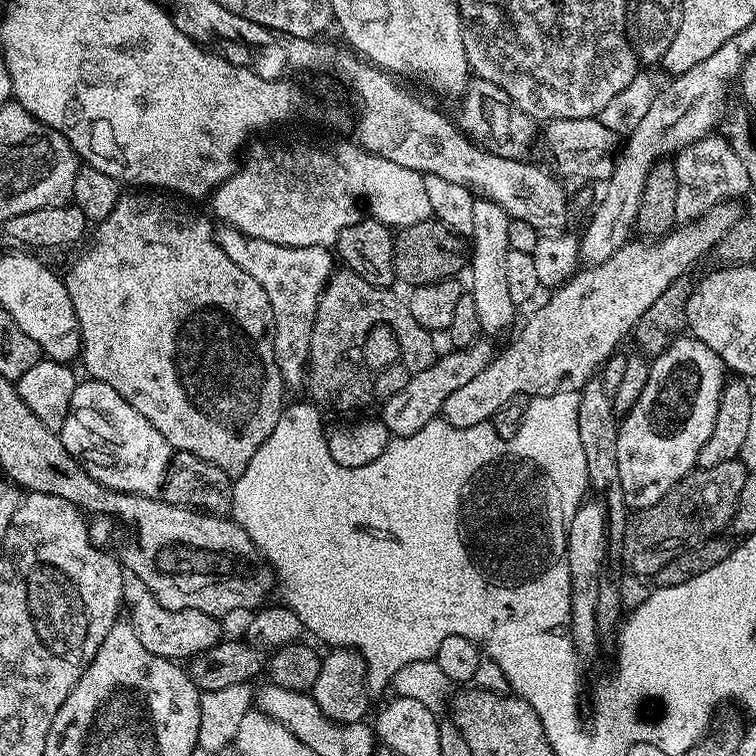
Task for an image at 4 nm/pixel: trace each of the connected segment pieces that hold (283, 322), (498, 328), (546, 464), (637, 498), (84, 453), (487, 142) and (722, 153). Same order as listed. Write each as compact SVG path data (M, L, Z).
M231 226L221 227L216 232L216 241L226 250L233 262L238 262L270 298L270 306L276 319L276 361L285 385L289 389L303 389L306 384L310 334L316 317L316 307L328 279L334 271L334 256L328 248L306 246L282 246L278 242L266 242L262 238L248 236Z
M477 198L474 202L474 230L470 237L470 268L472 264L470 294L474 298L474 306L478 306L478 322L481 333L487 334L489 337L506 331L518 312L518 306L510 298L510 290L506 287L509 219L506 210L502 210L502 206L498 206L498 202L483 198Z
M559 390L552 395L531 397L525 405L522 426L519 427L518 433L509 437L502 437L492 429L491 423L485 422L478 426L466 426L465 428L455 428L450 426L447 420L437 418L431 420L426 426L422 426L422 430L418 430L409 436L398 436L392 438L381 456L369 465L362 466L360 469L346 469L334 462L330 458L330 452L327 449L327 438L325 436L326 424L320 421L322 415L321 409L315 403L308 404L292 404L289 403L284 409L284 413L278 418L278 426L274 426L274 430L270 430L270 438L266 438L266 442L262 442L262 446L258 446L258 450L254 454L254 458L250 458L250 466L246 466L246 470L242 475L235 477L232 485L232 510L231 519L242 526L242 530L246 530L246 534L250 536L254 542L254 546L260 551L260 555L272 565L273 573L278 577L278 592L284 595L283 603L296 611L298 618L302 622L305 633L310 637L317 636L322 643L328 644L329 649L334 648L353 648L359 656L364 659L367 664L366 678L364 685L368 688L369 697L376 698L379 692L388 692L394 674L399 668L408 662L418 662L419 660L430 660L435 657L438 646L442 646L442 638L450 638L451 636L461 636L462 638L471 638L476 636L476 616L472 616L472 608L476 608L476 604L480 604L480 596L476 596L476 592L480 592L480 580L484 580L484 588L492 588L492 592L496 592L496 596L492 596L492 604L496 604L496 608L492 608L492 616L488 616L488 620L552 620L552 628L560 628L560 624L569 625L572 617L572 607L570 606L570 582L572 575L568 569L568 523L570 518L576 513L576 508L585 499L589 491L588 476L586 470L586 459L582 449L579 431L578 431L578 404L579 393L577 391Z
M681 334L668 345L666 350L662 350L649 363L648 377L646 378L646 390L642 390L642 394L638 398L638 402L634 402L634 406L619 421L618 440L618 473L622 480L622 493L629 509L639 510L646 506L654 506L654 502L658 502L658 498L665 496L668 491L675 486L679 480L686 478L686 474L697 467L696 459L698 458L698 450L702 450L702 446L706 446L706 438L710 438L711 432L714 431L714 422L718 418L718 402L722 398L722 390L726 383L726 369L722 358L718 358L718 354L714 354L714 350L710 350L710 346L706 346L706 342L696 339L691 334Z
M84 378L77 383L74 390L74 398L70 398L70 410L66 414L66 422L58 433L61 442L66 446L66 450L76 459L88 476L94 478L102 486L113 488L116 492L129 492L135 496L151 496L153 498L161 495L164 487L164 475L168 469L168 463L172 457L173 448L146 422L118 390L113 390L111 386L106 386L106 382Z
M473 79L463 92L464 101L460 104L460 120L458 119L460 131L468 139L475 140L477 144L502 158L525 159L529 155L527 152L532 148L532 139L535 136L537 139L538 136L537 121L522 111L501 88L494 86L492 82Z
M709 134L703 136L698 142L686 146L675 157L674 165L677 176L677 212L676 220L687 222L697 220L698 217L706 215L711 208L725 202L735 201L750 188L746 166L742 166L742 158L734 154L734 150L725 142L723 135Z

